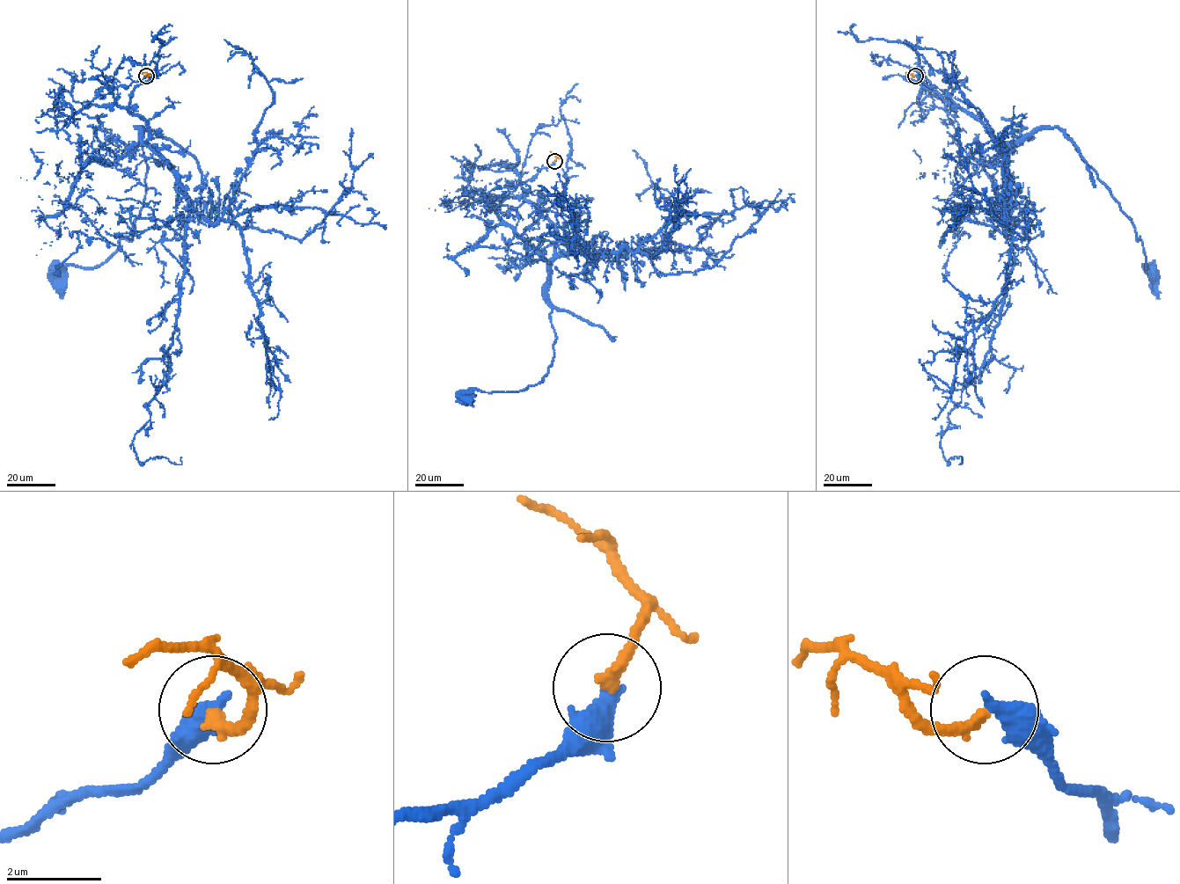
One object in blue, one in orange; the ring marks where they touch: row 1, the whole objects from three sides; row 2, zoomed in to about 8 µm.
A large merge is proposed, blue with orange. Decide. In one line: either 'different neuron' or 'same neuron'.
same neuron

